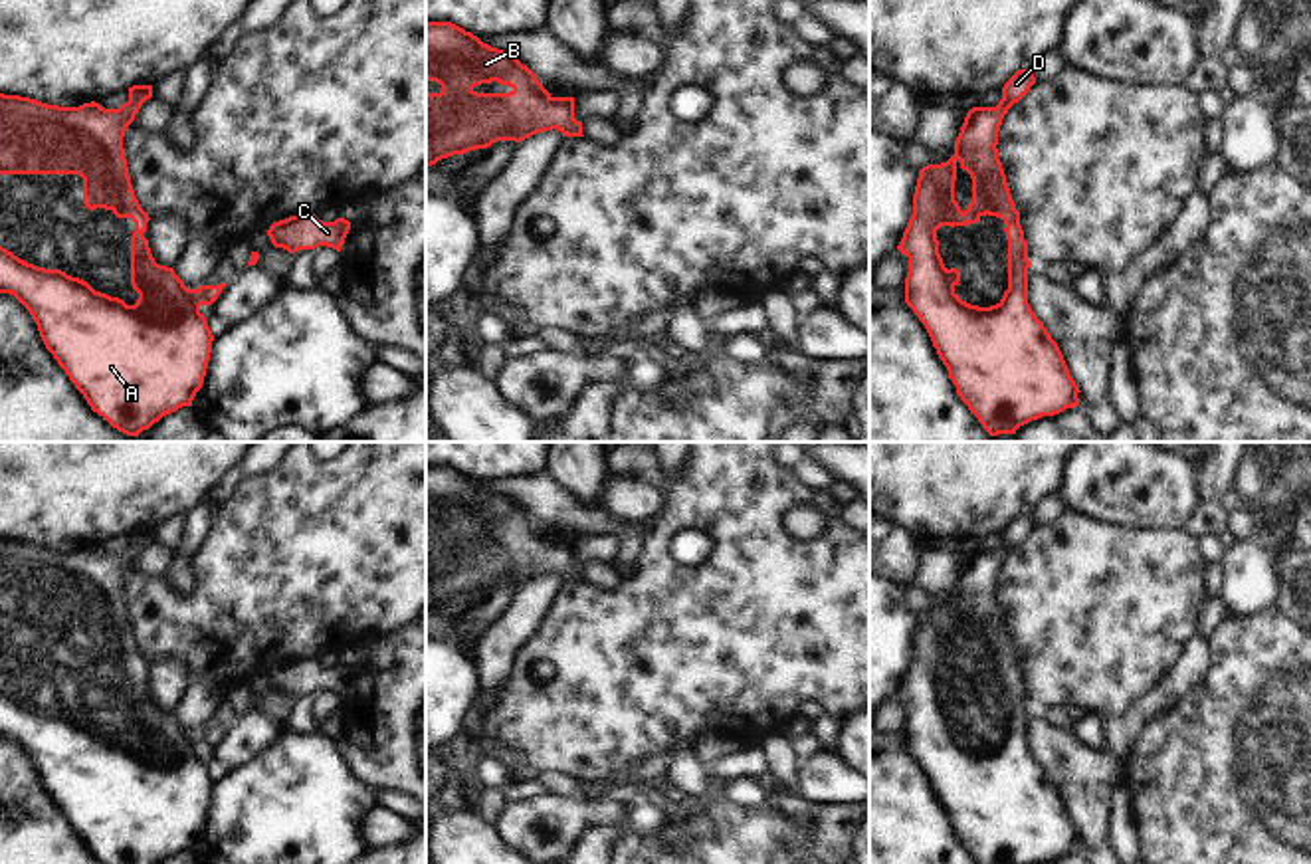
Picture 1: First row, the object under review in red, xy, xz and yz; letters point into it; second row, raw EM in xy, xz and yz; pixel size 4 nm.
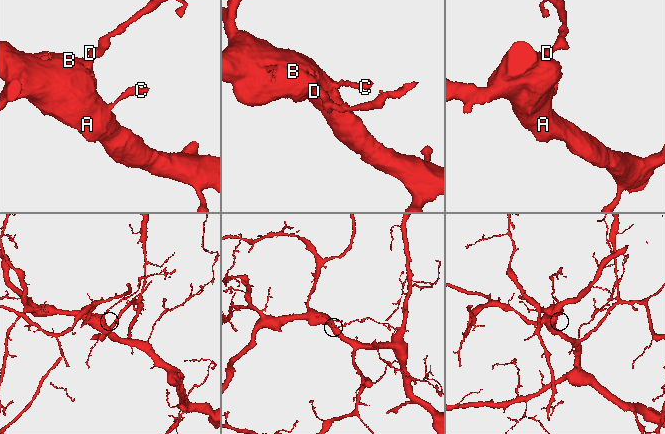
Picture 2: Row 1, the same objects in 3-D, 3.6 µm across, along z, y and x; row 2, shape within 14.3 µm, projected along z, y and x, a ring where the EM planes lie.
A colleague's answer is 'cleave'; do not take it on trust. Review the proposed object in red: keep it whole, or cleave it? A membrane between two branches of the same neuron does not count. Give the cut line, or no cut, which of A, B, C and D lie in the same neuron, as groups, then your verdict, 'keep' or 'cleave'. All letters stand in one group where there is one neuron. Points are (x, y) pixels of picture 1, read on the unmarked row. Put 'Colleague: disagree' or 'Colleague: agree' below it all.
no cut; A B C D; keep
Colleague: disagree

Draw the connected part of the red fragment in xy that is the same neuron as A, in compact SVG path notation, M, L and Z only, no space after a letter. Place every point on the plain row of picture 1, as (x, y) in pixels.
M133 529L129 531L127 547L119 553L105 553L95 545L79 551L59 551L0 537L0 618L79 618L83 622L85 652L105 652L117 662L131 662L135 666L131 680L131 729L139 737L135 749L95 735L87 725L71 721L61 713L28 707L0 690L0 737L14 739L30 755L46 793L83 838L91 854L103 864L160 864L182 850L192 850L196 836L202 832L214 785L200 751L212 749L228 729L188 733L172 711L154 705L149 684L143 680L151 662L135 640L123 581L141 549L151 541L152 529Z

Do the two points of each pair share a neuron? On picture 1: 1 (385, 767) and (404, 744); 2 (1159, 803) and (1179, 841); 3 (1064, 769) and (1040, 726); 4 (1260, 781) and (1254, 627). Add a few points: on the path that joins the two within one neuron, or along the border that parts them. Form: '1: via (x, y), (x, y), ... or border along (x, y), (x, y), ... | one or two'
1: via (387, 761), (399, 750) | one
2: via (1169, 813), (1179, 823), (1179, 831) | one
3: via (1064, 759), (1042, 736) | one
4: via (1260, 744), (1260, 664) | one

